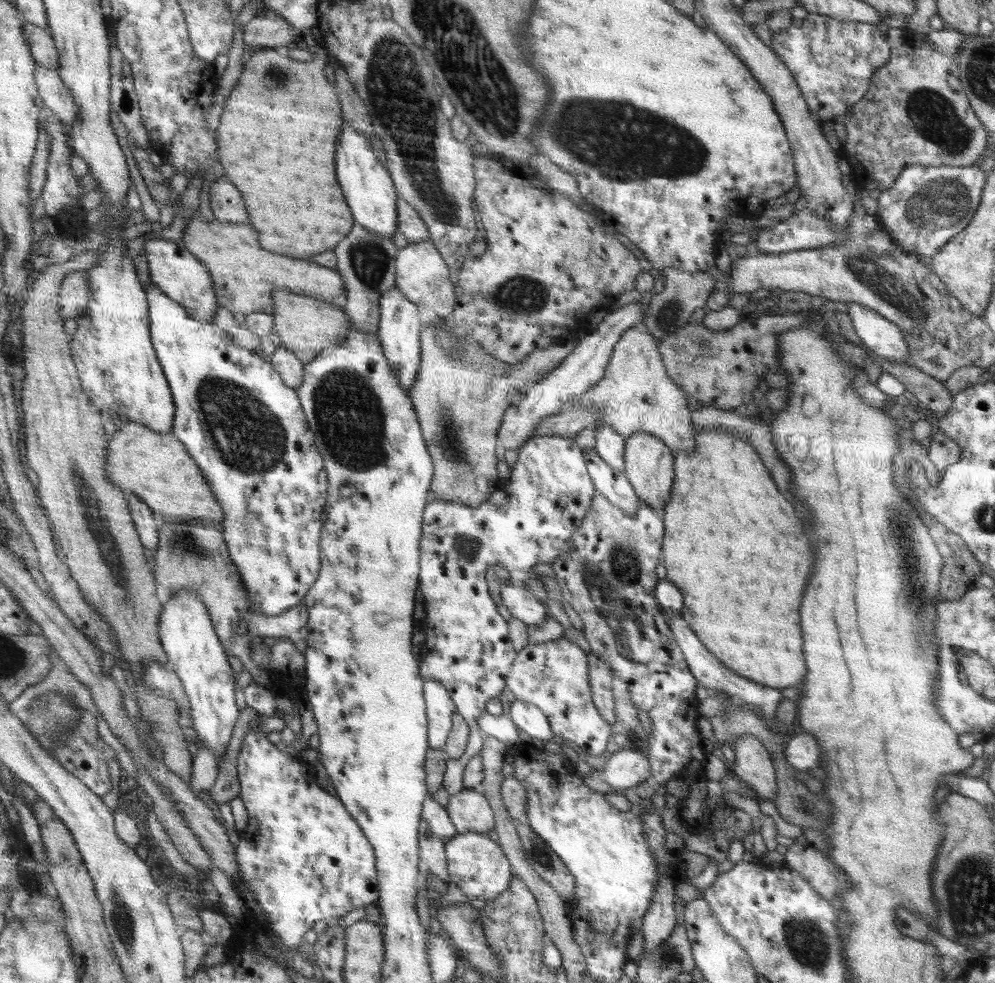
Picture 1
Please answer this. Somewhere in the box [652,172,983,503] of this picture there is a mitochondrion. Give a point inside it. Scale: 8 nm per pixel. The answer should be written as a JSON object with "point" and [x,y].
{"point":[938,205]}

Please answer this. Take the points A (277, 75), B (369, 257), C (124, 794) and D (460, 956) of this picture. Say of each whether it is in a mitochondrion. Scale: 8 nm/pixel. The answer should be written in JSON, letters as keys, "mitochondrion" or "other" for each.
{"A":"mitochondrion","B":"mitochondrion","C":"other","D":"other"}

